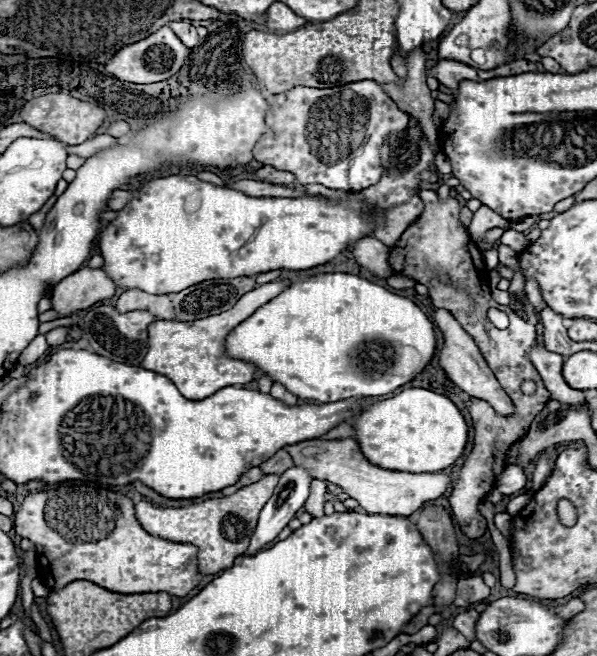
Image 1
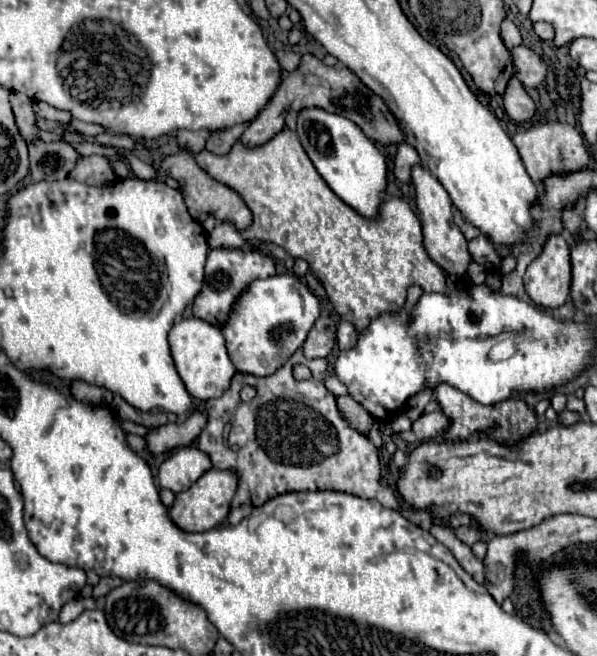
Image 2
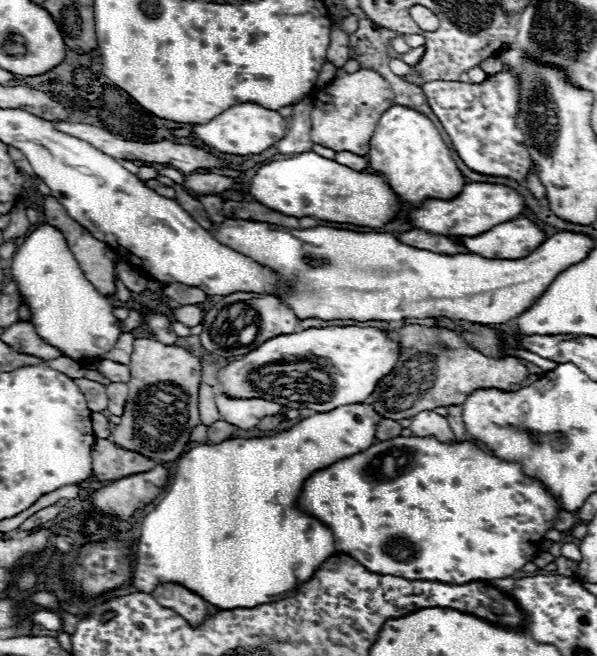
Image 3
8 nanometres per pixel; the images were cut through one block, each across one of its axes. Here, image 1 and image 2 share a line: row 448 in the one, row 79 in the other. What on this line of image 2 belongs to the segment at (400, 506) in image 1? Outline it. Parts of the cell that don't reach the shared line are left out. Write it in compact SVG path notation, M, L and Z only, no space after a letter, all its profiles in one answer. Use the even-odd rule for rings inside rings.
M312 54L302 56L300 66L284 78L280 88L272 96L270 104L258 114L258 118L250 124L250 128L242 134L240 140L248 146L260 146L284 128L284 118L286 118L288 110L298 112L298 110L310 108L310 106L318 106L318 108L324 108L326 112L352 120L366 134L366 138L370 138L376 146L388 148L388 146L394 146L394 144L400 144L406 140L398 122L394 122L394 114L388 110L386 102L382 98L378 98L370 88L366 88L366 98L364 98L364 82L350 68L324 66ZM332 92L334 92L334 106L332 106Z

